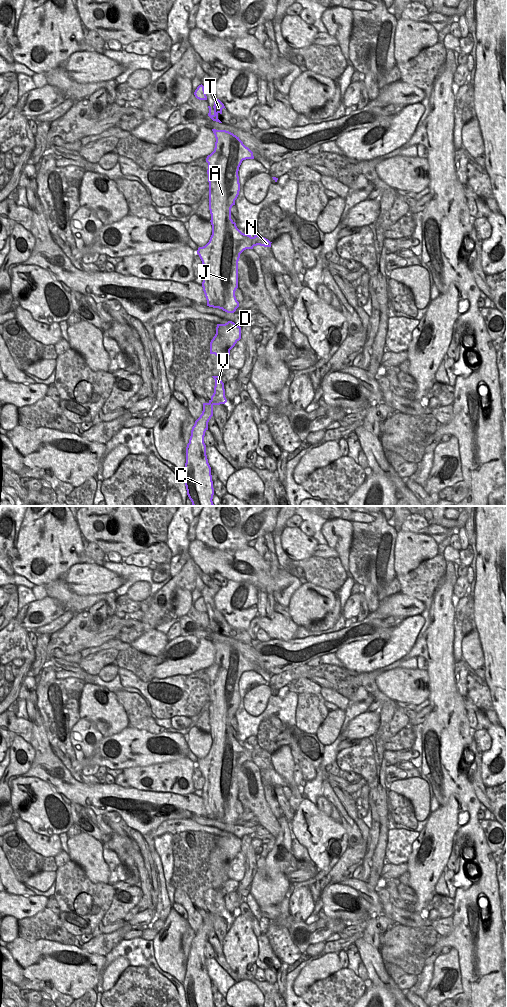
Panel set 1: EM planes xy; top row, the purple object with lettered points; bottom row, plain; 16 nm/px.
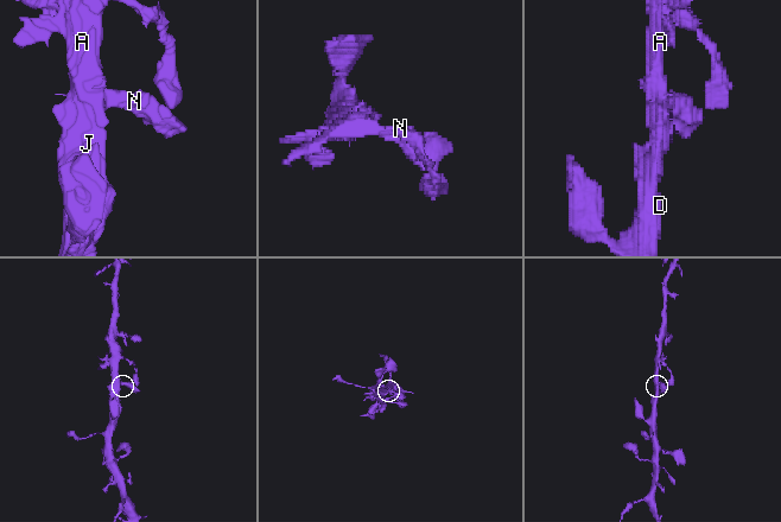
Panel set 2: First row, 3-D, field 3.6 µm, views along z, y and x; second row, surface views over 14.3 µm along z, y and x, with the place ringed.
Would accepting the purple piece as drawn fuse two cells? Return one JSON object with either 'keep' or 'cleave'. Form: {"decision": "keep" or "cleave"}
{"decision": "keep"}

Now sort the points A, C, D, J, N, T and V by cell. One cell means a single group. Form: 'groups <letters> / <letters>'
groups A C D J N T V

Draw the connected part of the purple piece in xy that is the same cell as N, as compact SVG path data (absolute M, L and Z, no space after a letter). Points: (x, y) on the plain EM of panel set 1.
M212 641L216 654L214 663L207 668L209 694L209 722L211 726L212 747L209 754L199 759L197 766L205 784L202 789L202 799L207 812L207 818L219 820L227 825L234 825L239 819L235 803L238 800L238 773L240 766L246 761L260 757L271 759L268 751L242 745L231 731L231 720L235 717L240 703L238 683L243 672L254 671L253 664L233 645L226 642Z

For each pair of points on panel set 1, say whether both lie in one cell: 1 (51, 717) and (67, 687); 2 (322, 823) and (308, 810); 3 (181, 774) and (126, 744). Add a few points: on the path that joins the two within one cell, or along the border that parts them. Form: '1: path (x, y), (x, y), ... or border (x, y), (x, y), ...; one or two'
1: path (58, 710), (58, 701), (64, 694); one
2: path (319, 821), (311, 813); one
3: border (183, 757), (168, 762), (158, 762), (137, 767); two

